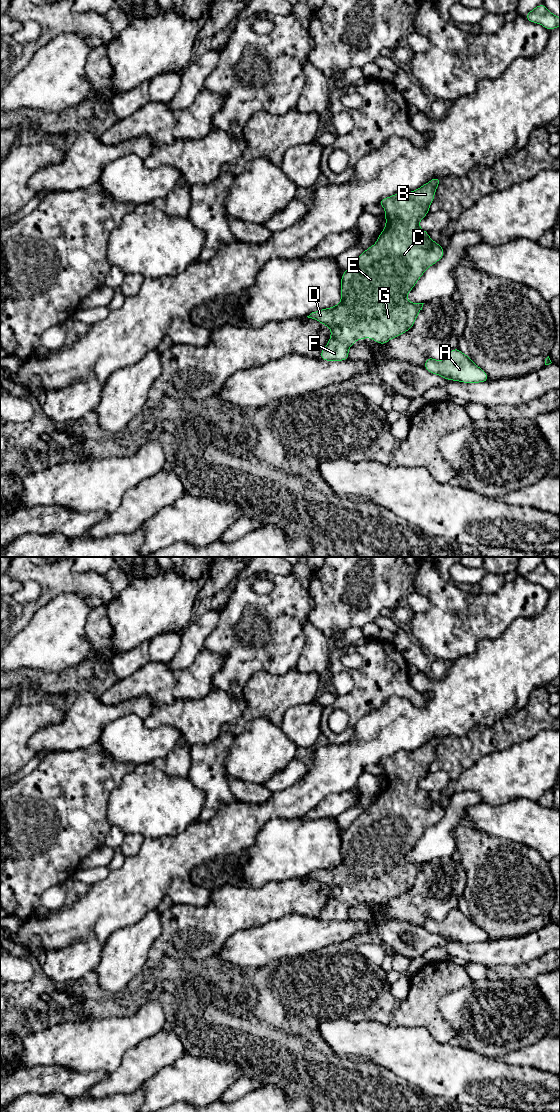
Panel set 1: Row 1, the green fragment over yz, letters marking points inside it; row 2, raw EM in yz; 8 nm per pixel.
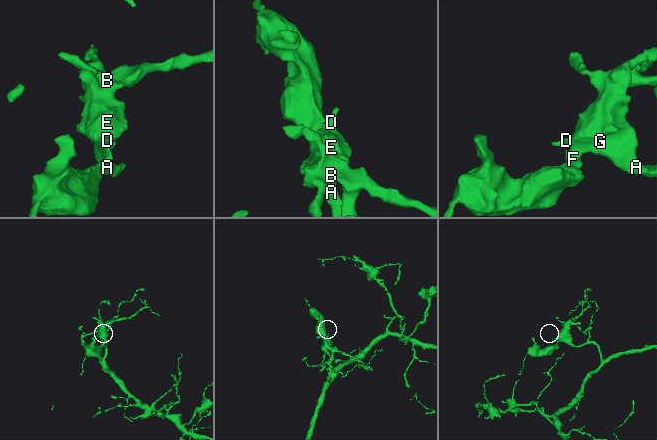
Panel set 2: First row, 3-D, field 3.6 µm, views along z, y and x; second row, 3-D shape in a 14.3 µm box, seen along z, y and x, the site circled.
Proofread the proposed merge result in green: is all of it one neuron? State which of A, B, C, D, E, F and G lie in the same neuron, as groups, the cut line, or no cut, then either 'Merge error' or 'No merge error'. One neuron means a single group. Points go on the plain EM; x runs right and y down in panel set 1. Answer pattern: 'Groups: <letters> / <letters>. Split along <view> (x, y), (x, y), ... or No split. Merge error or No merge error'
Groups: A B C D E F G. No split. No merge error

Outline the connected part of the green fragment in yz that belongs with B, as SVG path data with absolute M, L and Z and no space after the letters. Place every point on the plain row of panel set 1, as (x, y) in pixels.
M434 737L415 751L401 751L378 762L385 768L385 788L373 805L342 834L341 862L307 876L327 885L332 892L319 918L324 921L346 921L349 919L349 908L355 901L371 898L384 905L414 885L424 863L411 863L406 856L425 830L441 820L445 812L442 806L429 797L427 791L419 787L420 780L429 773L441 741L442 738Z

